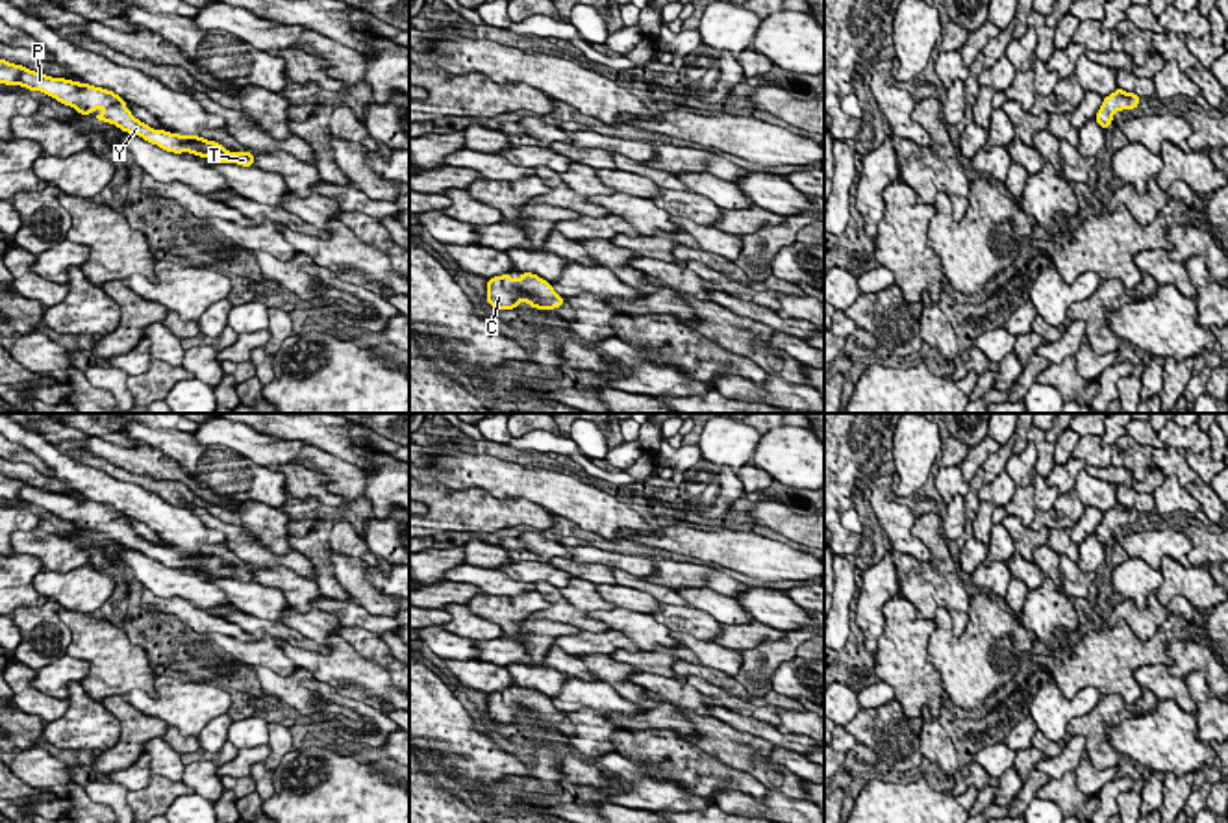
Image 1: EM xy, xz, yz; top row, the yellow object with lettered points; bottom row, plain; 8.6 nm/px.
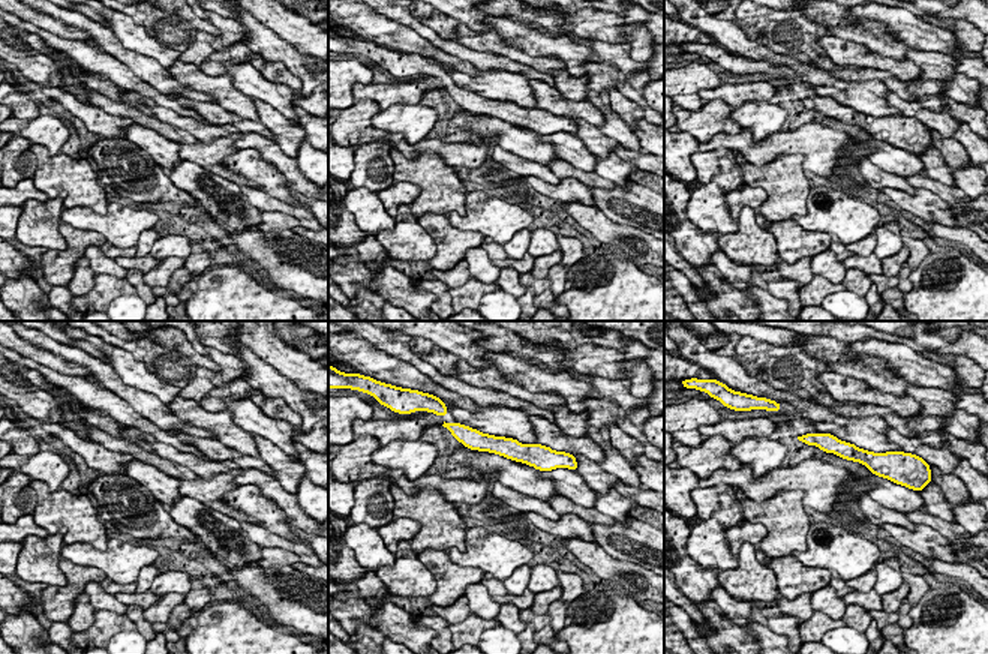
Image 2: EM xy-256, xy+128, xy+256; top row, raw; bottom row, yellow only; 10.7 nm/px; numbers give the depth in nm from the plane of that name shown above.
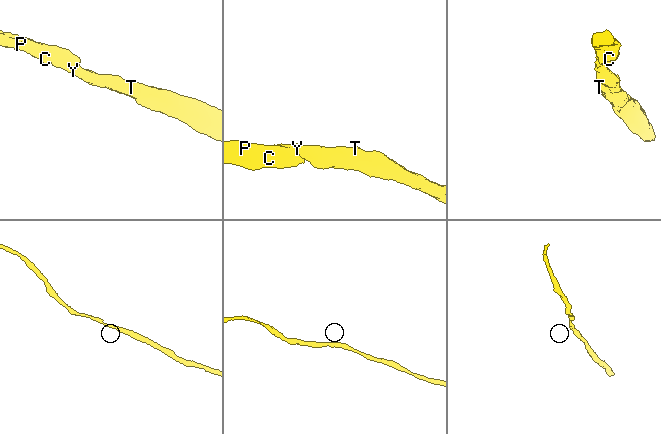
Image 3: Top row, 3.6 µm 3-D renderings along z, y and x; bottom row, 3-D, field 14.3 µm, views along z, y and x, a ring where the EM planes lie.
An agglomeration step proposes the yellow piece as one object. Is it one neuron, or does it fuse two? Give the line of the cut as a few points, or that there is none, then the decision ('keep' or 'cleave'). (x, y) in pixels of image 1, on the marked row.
cut none; keep

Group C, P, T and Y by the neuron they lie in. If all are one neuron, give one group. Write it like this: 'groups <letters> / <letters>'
groups C P T Y

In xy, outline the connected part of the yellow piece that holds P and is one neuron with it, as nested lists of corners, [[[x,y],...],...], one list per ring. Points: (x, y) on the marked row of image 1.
[[[0,59],[0,83],[20,85],[28,91],[41,91],[57,102],[74,108],[83,117],[102,108],[104,111],[96,115],[98,120],[115,124],[126,133],[139,135],[144,141],[157,145],[165,152],[189,152],[200,158],[209,158],[217,163],[254,167],[254,154],[250,150],[230,152],[220,143],[207,141],[200,135],[180,135],[150,128],[135,119],[126,108],[126,100],[109,89],[94,87],[85,82],[80,83],[65,78],[52,78],[6,59]]]

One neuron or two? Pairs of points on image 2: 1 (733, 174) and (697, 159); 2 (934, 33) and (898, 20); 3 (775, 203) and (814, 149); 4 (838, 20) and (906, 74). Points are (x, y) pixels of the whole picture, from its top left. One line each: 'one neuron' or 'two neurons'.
1: one neuron
2: one neuron
3: two neurons
4: two neurons

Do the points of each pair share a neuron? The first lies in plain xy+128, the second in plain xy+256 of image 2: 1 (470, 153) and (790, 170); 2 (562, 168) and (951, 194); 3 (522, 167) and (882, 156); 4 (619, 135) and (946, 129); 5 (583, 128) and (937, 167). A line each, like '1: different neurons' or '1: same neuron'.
1: different neurons
2: same neuron
3: different neurons
4: different neurons
5: different neurons

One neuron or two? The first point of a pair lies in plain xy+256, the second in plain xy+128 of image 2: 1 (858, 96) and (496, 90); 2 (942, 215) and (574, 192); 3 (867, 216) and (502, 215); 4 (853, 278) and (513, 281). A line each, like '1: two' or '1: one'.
1: one
2: one
3: one
4: one

